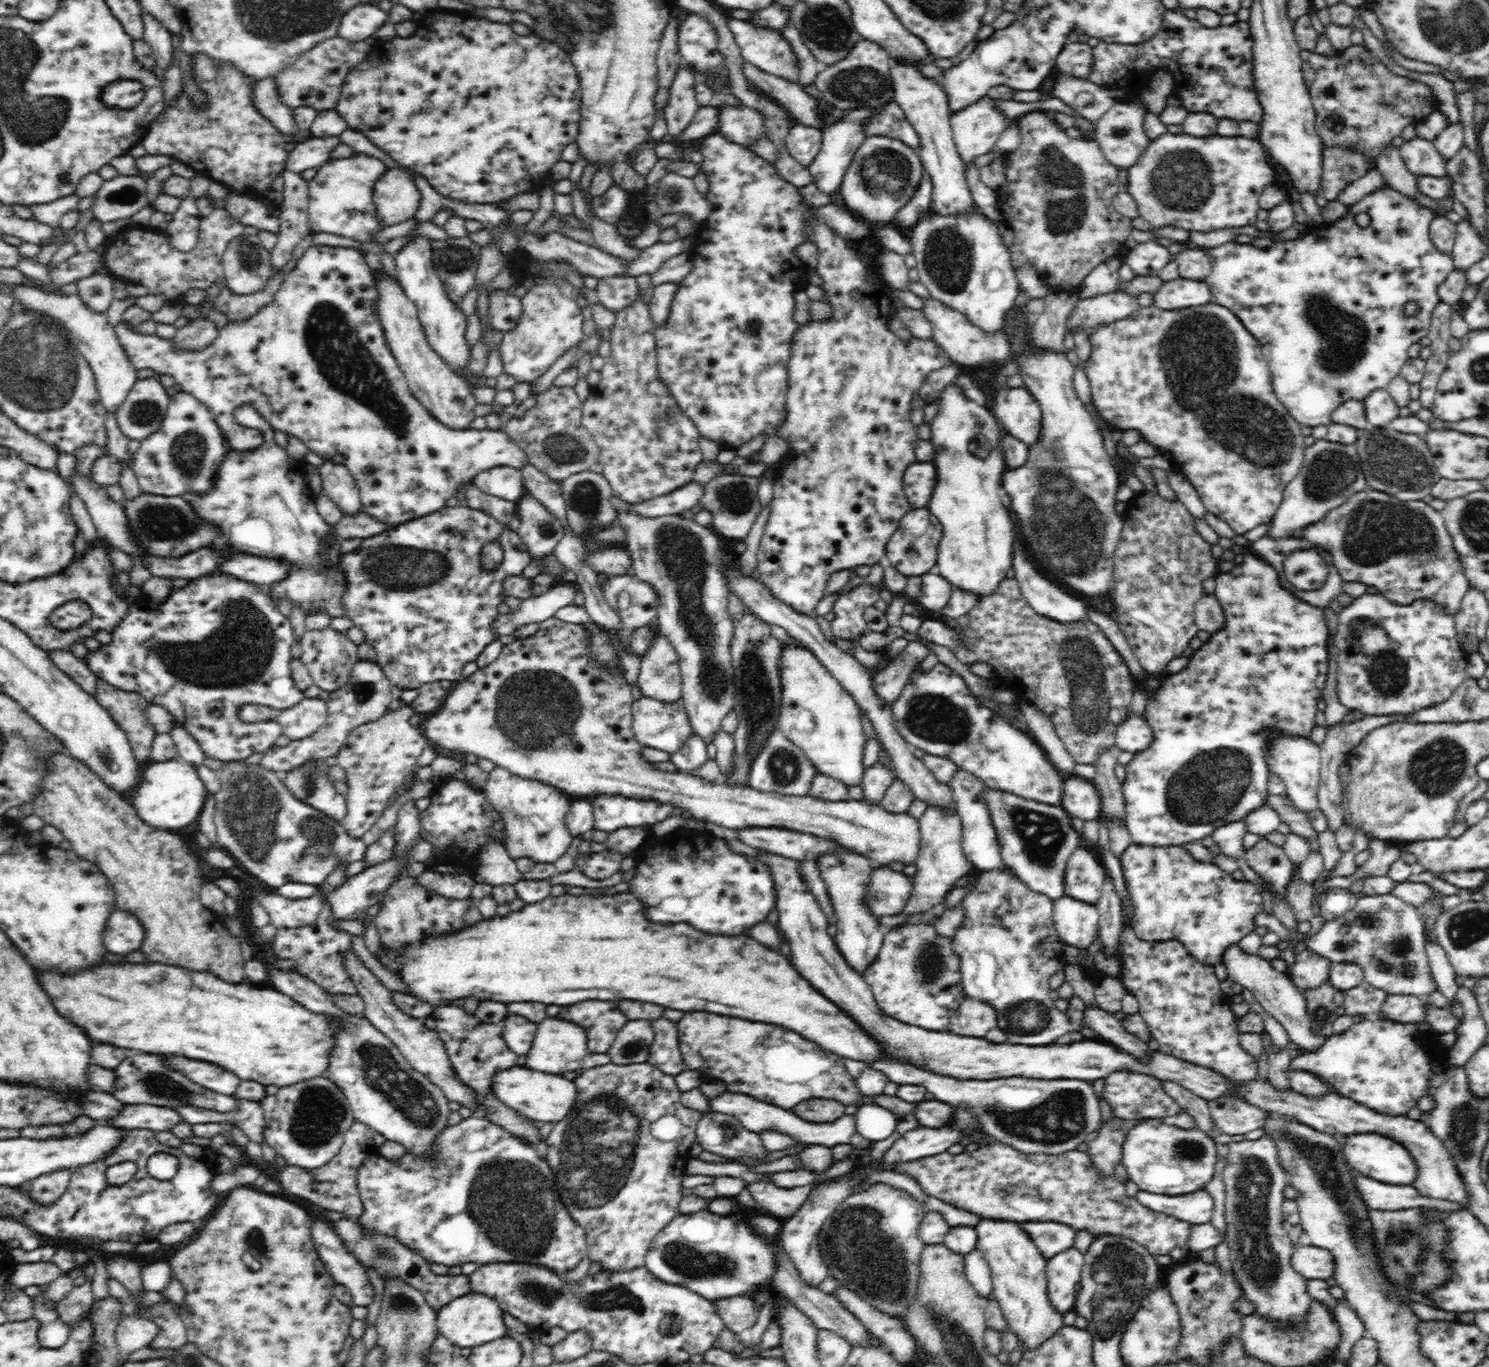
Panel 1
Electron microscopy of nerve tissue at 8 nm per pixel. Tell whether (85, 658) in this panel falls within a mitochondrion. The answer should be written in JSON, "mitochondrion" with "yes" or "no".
{"mitochondrion":"no"}

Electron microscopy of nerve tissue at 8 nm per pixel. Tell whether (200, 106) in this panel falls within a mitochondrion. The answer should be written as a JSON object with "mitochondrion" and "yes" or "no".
{"mitochondrion":"no"}

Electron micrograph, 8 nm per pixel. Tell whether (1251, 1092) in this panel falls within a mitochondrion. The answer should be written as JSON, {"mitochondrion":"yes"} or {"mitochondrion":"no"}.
{"mitochondrion":"no"}

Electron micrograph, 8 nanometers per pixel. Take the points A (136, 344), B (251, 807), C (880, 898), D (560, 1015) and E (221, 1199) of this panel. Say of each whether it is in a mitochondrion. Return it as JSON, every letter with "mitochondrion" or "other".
{"A":"other","B":"mitochondrion","C":"mitochondrion","D":"other","E":"other"}

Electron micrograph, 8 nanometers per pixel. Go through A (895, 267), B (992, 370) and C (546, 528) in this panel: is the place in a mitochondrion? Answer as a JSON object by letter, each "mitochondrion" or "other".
{"A":"other","B":"other","C":"mitochondrion"}

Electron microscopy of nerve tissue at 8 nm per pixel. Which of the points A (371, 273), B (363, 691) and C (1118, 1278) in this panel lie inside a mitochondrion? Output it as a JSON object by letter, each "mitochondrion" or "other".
{"A":"other","B":"mitochondrion","C":"mitochondrion"}

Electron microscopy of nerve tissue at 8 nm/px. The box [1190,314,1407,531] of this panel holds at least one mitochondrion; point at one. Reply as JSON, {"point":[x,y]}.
{"point":[1331,472]}

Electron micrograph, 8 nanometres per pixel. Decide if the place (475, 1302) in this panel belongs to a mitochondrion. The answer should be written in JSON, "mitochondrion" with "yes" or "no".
{"mitochondrion":"no"}

